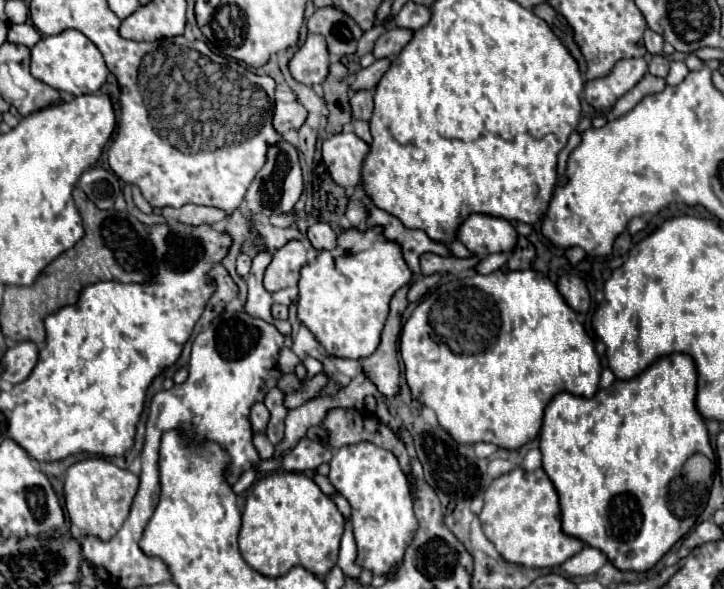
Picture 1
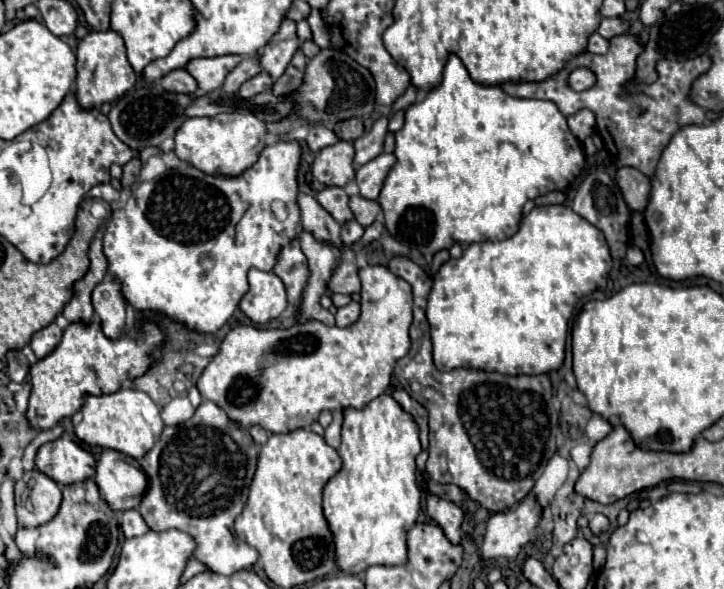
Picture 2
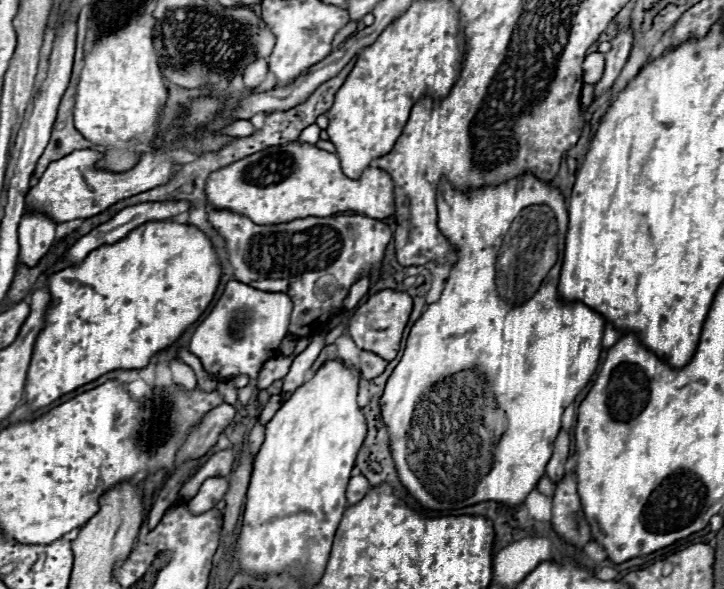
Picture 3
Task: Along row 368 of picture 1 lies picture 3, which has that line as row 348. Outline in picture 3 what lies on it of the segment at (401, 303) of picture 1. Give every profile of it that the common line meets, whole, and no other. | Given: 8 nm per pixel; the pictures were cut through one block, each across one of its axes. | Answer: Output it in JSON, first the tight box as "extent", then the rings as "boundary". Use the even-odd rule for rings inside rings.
{"extent":[348,290,412,360],"boundary":[[[394,290],[376,292],[368,298],[368,302],[364,306],[360,306],[354,312],[350,326],[348,326],[350,336],[358,348],[374,352],[384,360],[392,360],[400,350],[402,334],[404,334],[404,328],[408,324],[410,312],[412,312],[412,298],[406,292],[394,292]]]}

